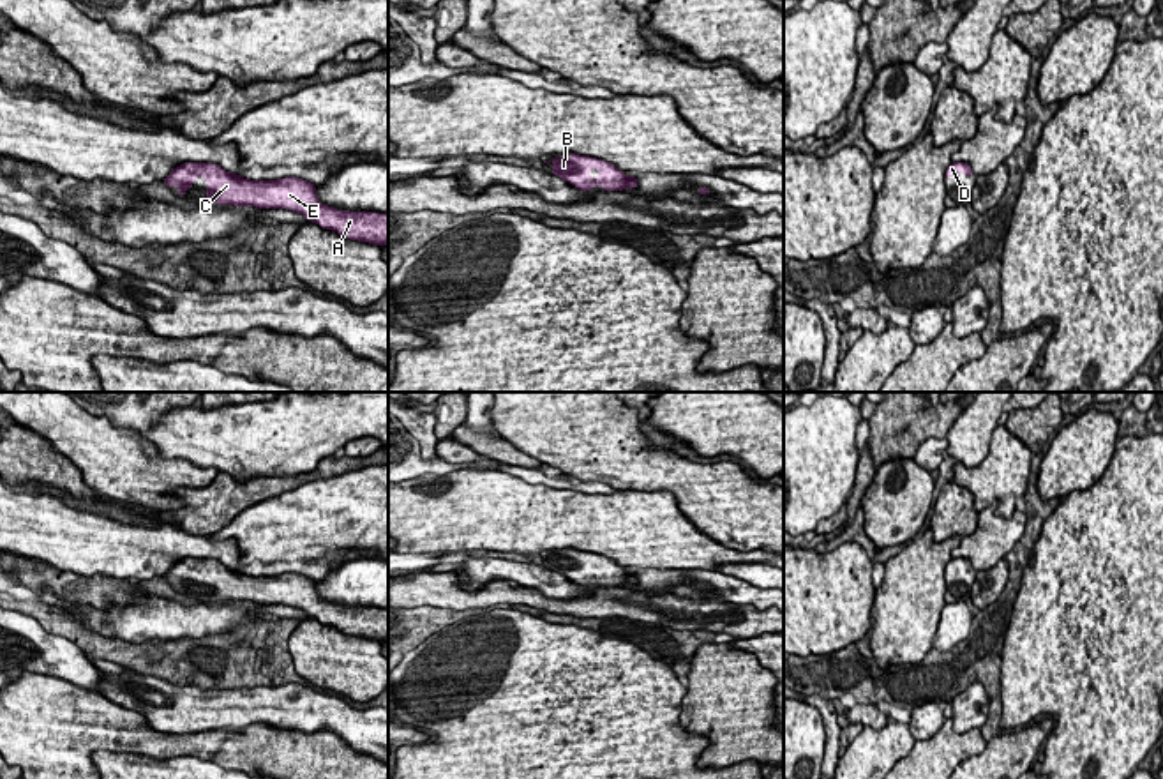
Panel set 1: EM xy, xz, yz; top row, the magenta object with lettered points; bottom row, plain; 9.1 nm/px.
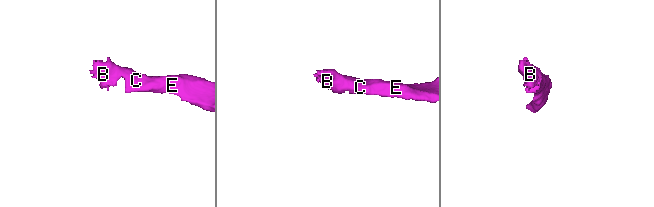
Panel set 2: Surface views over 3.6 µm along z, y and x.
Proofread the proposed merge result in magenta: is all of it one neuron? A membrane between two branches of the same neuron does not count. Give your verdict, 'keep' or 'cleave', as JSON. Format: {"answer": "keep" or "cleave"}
{"answer": "keep"}

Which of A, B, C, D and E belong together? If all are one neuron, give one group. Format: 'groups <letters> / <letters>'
groups A B C D E

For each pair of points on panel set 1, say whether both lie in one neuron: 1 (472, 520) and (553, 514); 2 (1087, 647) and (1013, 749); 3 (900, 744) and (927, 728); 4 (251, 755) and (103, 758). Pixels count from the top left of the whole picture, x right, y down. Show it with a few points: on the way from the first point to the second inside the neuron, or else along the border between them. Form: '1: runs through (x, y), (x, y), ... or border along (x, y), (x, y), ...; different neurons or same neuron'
1: runs through (491, 516), (533, 516); same neuron
2: border along (1056, 719), (1045, 737); different neurons
3: border along (907, 725), (916, 739); different neurons
4: border along (150, 756), (198, 756), (205, 760); different neurons

